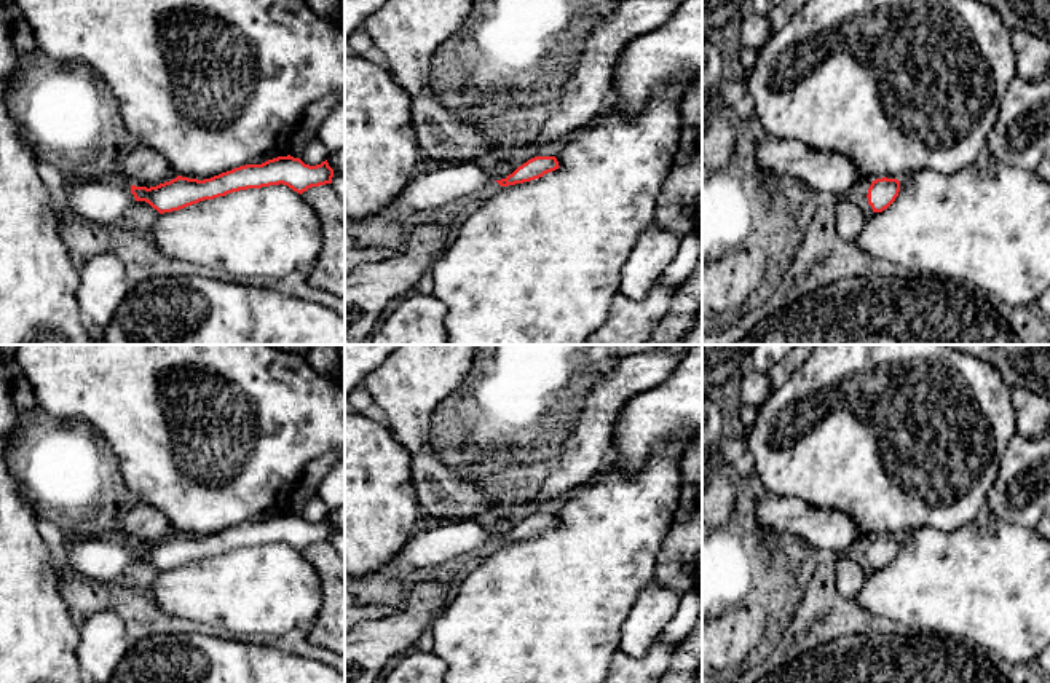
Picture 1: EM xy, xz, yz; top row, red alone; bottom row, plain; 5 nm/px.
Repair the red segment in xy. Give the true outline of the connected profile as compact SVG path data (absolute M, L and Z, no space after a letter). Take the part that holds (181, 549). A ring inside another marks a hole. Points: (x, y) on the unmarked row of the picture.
M287 512L262 522L239 523L204 538L177 533L150 546L112 536L77 539L65 560L57 567L62 576L86 581L116 581L132 559L145 559L160 571L164 571L233 549L279 541L302 552L311 544L332 541L332 535L334 527L327 517L310 523L300 515Z

